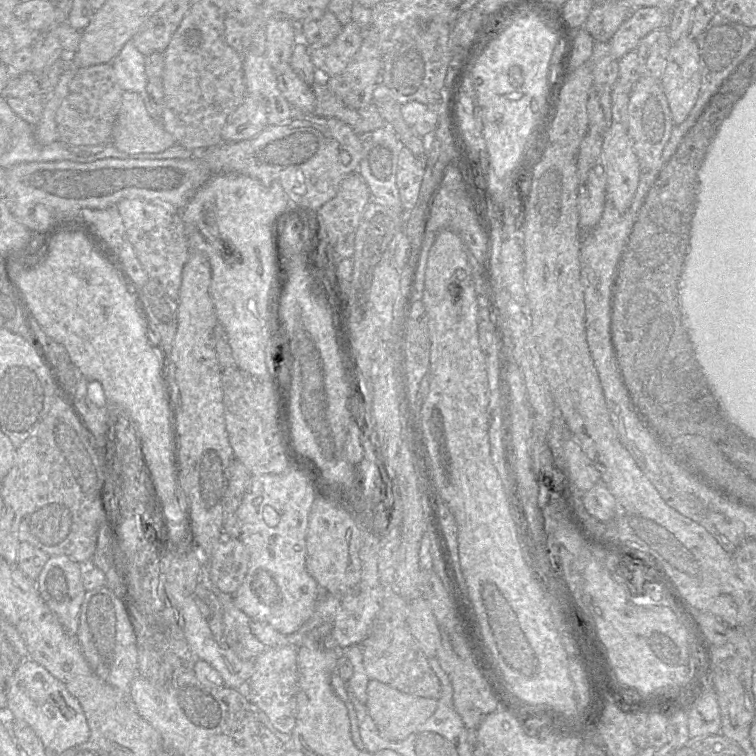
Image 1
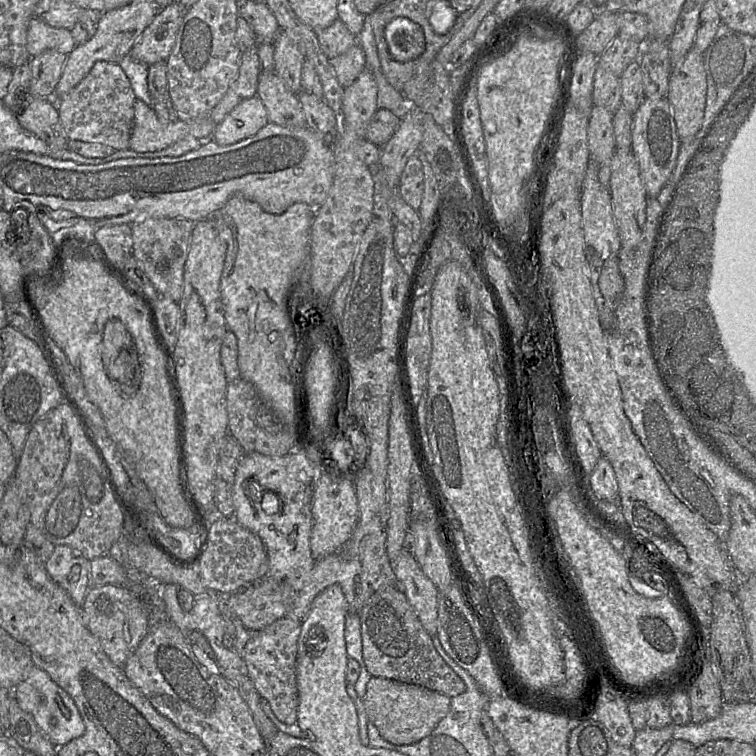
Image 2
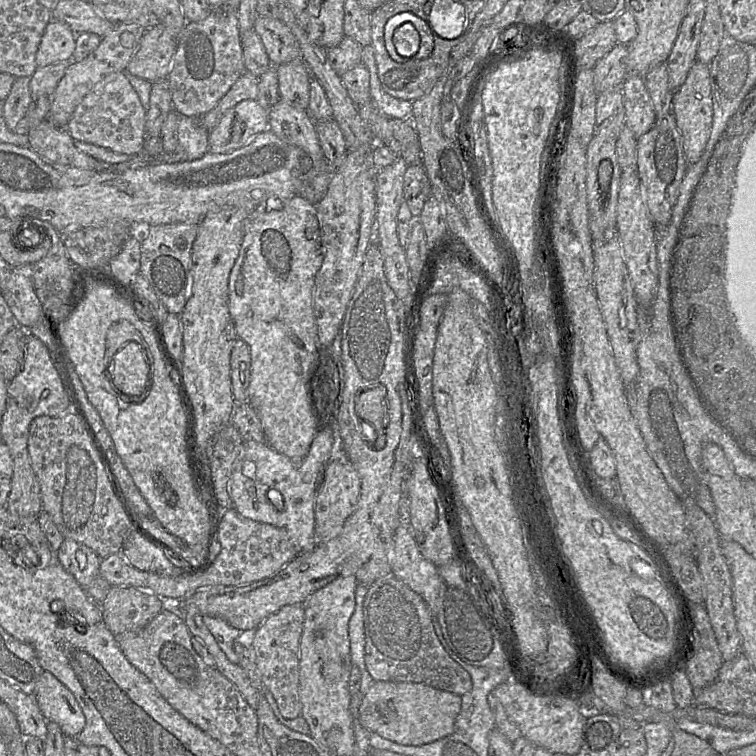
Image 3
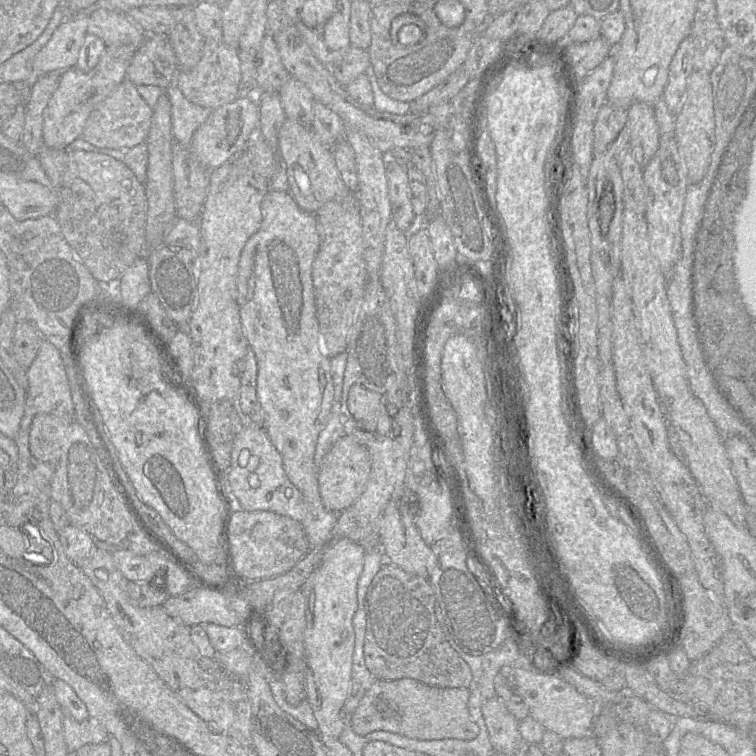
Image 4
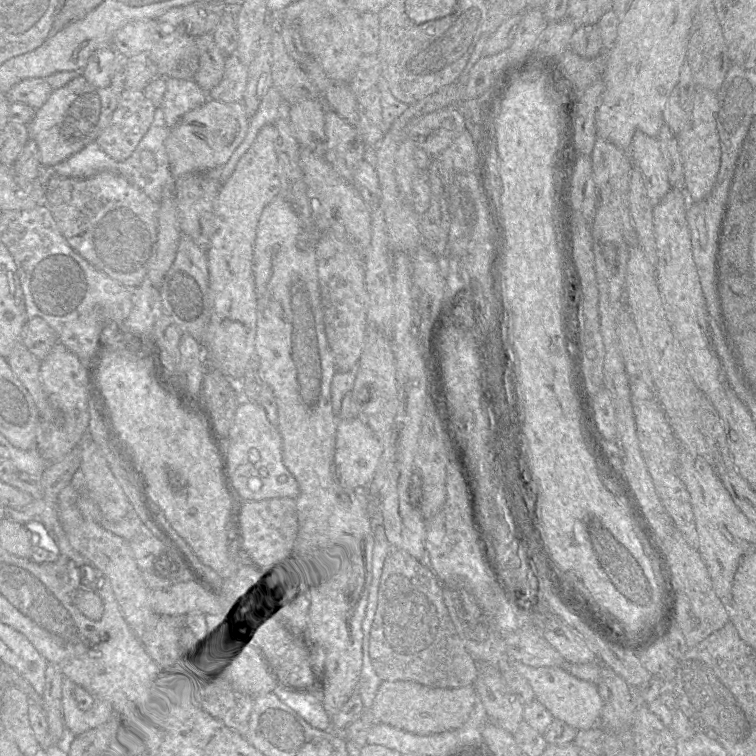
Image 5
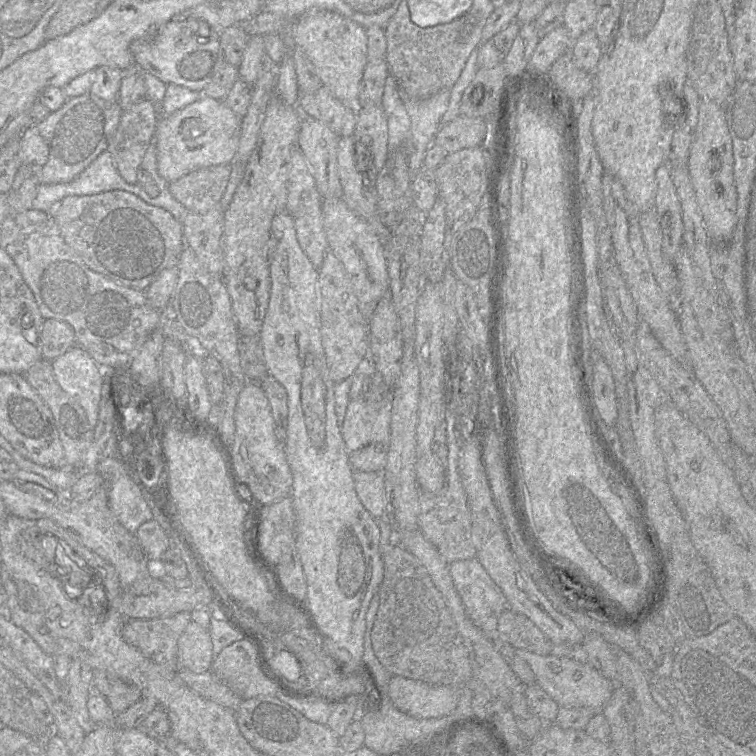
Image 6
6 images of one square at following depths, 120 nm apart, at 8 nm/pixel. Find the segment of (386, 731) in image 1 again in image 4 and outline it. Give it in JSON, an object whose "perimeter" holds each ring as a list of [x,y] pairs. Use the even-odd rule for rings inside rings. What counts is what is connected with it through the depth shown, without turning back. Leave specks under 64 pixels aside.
{"perimeter":[[[412,678],[376,680],[350,715],[350,724],[360,736],[379,730],[417,740],[473,740],[479,728],[469,718],[468,698],[468,688],[433,687]]]}

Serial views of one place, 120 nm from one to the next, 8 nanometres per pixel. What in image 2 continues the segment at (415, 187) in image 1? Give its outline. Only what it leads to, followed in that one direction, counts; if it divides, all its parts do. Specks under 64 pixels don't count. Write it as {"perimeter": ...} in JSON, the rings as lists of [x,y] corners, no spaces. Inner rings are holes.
{"perimeter":[[[413,155],[407,161],[399,184],[399,194],[414,210],[420,208],[424,193],[424,172],[422,164]]]}

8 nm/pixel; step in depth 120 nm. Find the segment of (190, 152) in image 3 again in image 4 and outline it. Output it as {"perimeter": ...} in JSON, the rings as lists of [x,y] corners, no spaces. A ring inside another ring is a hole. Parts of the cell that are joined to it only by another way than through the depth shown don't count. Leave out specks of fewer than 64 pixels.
{"perimeter":[[[175,83],[165,91],[172,106],[172,134],[175,142],[189,150],[195,131],[208,119],[212,109],[187,100]]]}

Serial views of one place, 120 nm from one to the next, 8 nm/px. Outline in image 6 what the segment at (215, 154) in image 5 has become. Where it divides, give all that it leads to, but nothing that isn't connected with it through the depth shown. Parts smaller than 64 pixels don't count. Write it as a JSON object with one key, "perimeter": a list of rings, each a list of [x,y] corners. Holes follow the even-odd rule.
{"perimeter":[[[208,96],[170,115],[159,117],[154,135],[159,174],[172,182],[196,169],[231,163],[238,150],[241,129],[242,118],[223,100]]]}

